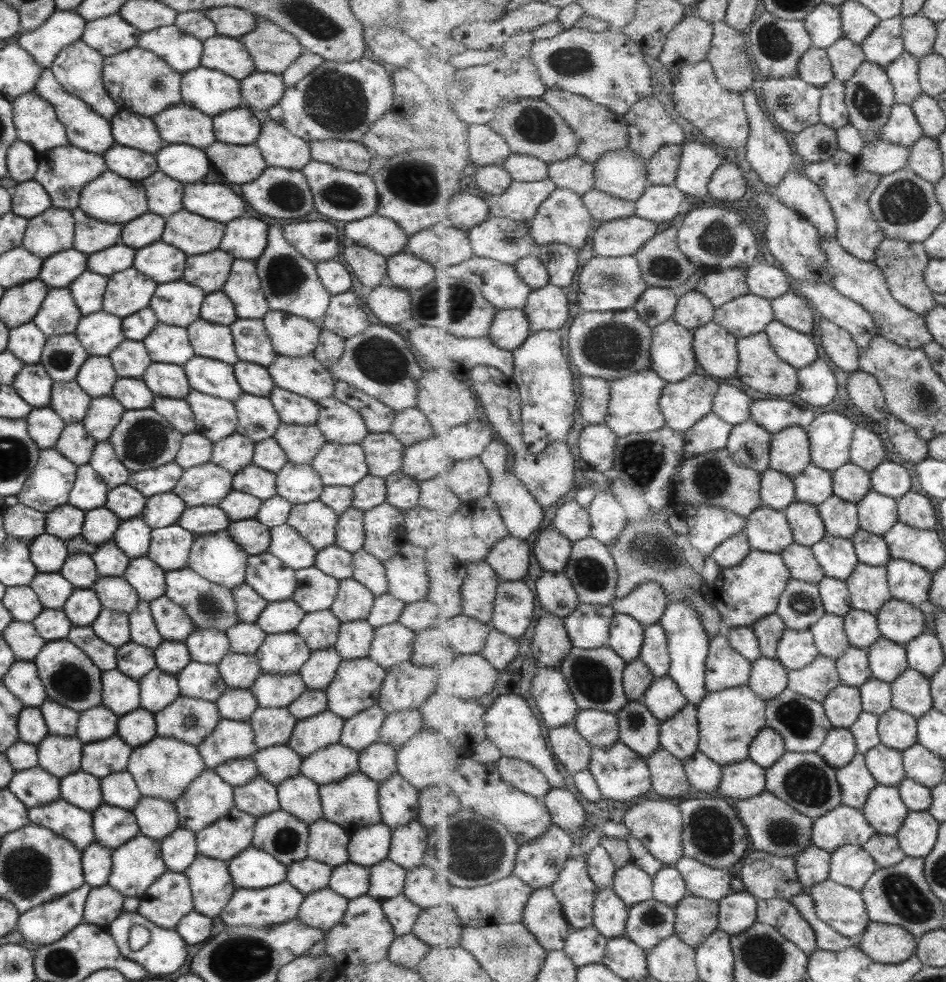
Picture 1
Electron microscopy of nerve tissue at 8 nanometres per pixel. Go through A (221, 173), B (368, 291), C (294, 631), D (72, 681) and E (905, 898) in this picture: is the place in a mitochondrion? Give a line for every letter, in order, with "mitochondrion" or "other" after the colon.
A: other
B: other
C: other
D: mitochondrion
E: mitochondrion

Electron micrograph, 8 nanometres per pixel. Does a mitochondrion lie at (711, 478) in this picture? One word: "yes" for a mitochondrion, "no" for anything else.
yes

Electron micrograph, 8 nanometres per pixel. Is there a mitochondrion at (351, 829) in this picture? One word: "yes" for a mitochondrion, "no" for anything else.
no

